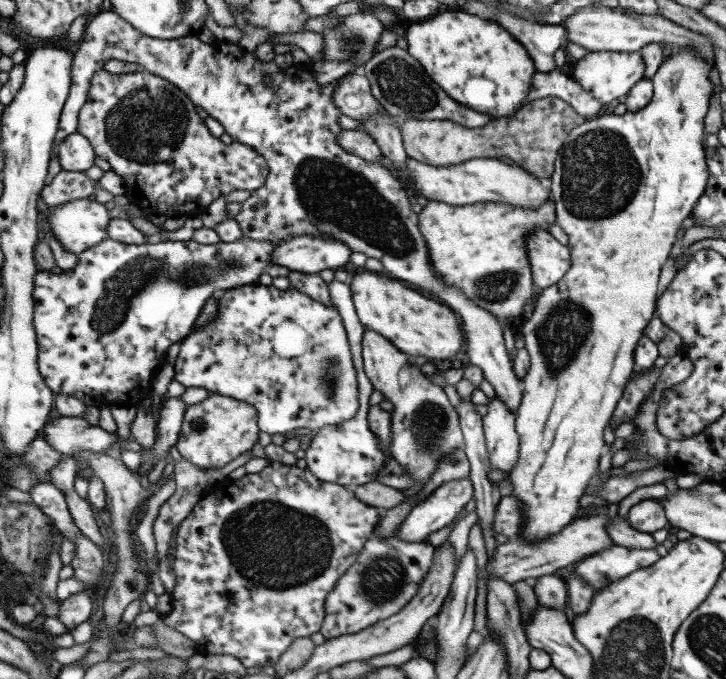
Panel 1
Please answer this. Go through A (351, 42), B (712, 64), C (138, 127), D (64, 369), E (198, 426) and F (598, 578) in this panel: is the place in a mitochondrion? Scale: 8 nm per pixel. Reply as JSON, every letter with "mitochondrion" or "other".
{"A":"mitochondrion","B":"other","C":"mitochondrion","D":"other","E":"other","F":"mitochondrion"}

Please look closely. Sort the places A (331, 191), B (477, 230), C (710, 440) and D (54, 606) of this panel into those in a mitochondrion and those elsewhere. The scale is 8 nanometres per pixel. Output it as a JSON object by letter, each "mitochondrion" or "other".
{"A":"mitochondrion","B":"other","C":"other","D":"other"}

